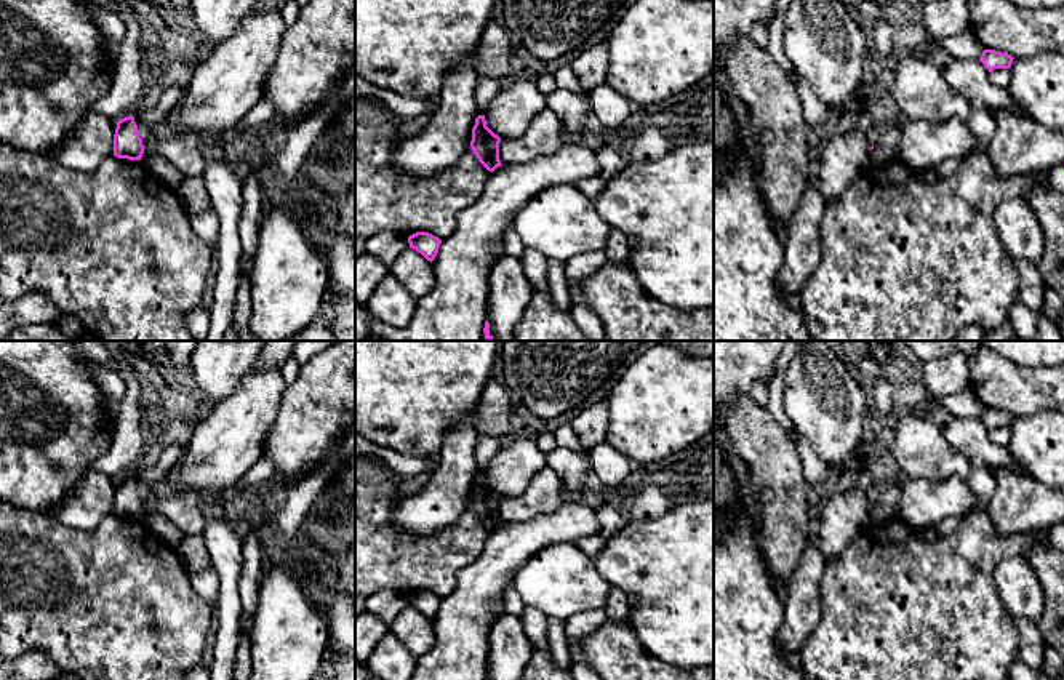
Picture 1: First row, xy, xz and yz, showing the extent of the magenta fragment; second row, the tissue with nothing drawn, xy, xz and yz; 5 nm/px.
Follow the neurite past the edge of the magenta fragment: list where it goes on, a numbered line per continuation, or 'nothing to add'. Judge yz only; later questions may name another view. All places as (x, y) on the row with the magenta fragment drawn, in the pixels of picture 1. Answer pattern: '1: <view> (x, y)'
nothing to add

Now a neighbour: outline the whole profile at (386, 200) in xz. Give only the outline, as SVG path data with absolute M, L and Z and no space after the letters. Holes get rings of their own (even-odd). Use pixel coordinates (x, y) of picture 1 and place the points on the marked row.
M355 99L355 238L368 240L379 232L398 232L405 237L429 232L445 240L456 230L458 214L478 200L491 171L478 162L469 142L458 163L432 178L411 178L402 173L394 163L394 149L405 136L389 118L390 114L386 106L382 110L378 107L378 99Z

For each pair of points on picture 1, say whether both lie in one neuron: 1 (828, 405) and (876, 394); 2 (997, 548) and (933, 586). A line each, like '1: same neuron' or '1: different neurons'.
1: different neurons
2: same neuron

